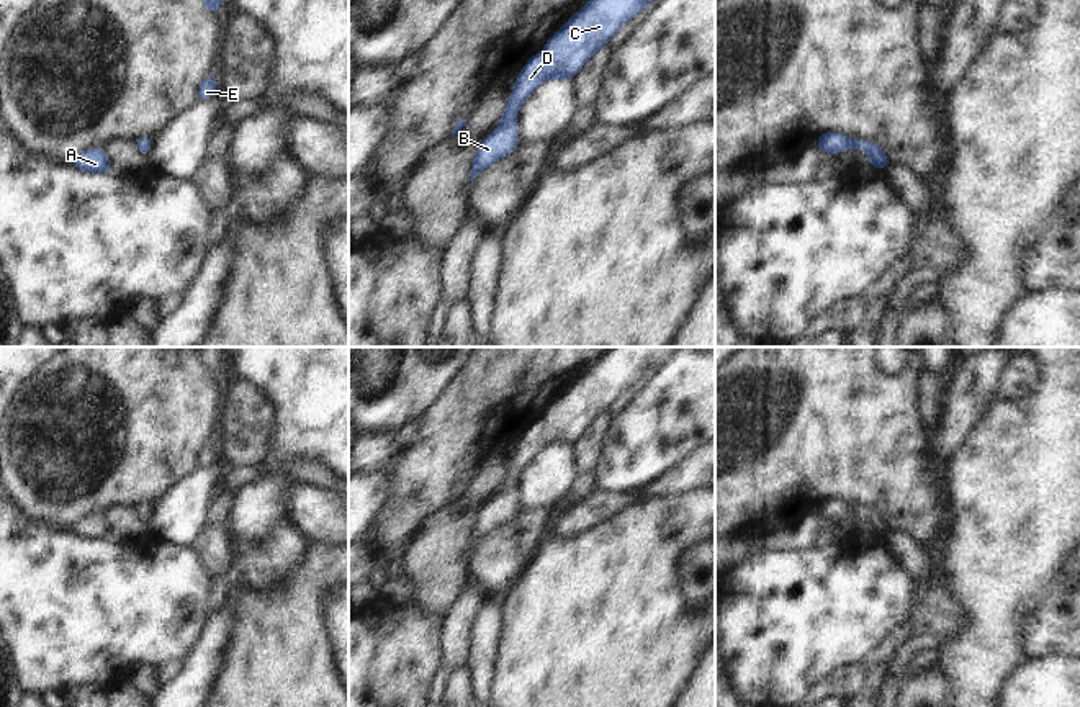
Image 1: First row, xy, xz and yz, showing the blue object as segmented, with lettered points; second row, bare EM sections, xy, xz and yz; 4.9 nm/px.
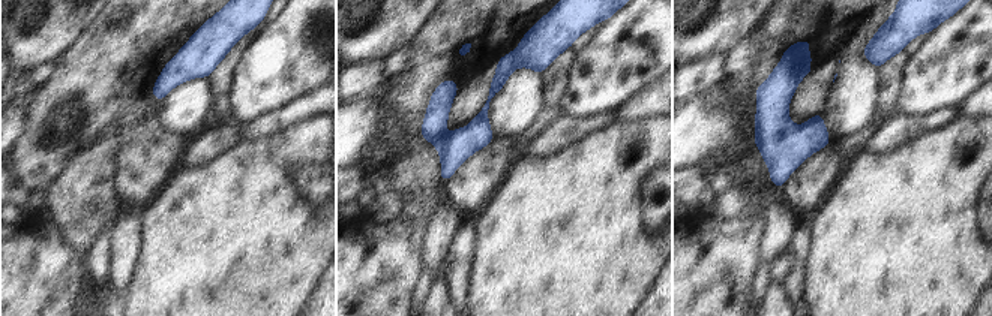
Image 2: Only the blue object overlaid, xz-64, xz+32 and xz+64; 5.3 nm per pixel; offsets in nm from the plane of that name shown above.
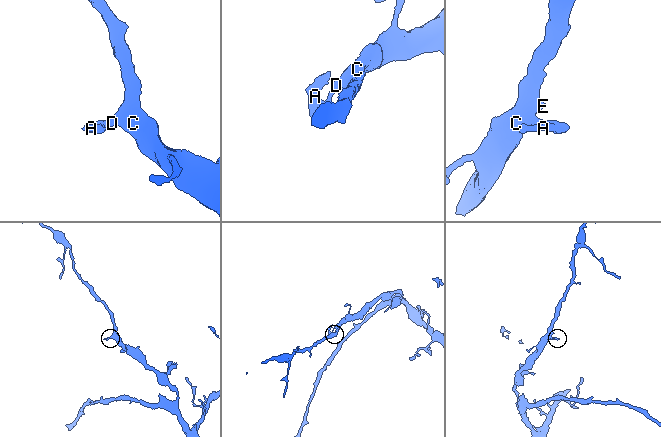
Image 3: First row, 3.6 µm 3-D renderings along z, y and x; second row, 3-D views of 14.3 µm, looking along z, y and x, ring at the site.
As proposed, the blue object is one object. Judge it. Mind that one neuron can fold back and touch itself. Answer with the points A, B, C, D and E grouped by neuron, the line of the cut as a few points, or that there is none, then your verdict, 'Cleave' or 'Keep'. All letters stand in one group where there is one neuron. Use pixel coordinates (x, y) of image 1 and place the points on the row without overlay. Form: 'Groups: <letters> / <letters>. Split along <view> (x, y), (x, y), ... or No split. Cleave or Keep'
Groups: A B C D E. No split. Keep.

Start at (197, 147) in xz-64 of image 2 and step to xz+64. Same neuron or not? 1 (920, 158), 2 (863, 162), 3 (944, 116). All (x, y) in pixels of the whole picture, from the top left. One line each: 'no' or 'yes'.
1: no
2: no
3: yes

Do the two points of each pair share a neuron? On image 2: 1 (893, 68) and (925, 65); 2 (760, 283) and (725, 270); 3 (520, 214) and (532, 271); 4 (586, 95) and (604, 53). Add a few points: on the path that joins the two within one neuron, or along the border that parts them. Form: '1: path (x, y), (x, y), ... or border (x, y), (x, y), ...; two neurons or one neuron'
1: border (910, 56), (902, 69), (902, 86), (895, 101); two neurons
2: border (760, 261), (748, 300); two neurons
3: path (532, 228), (532, 258); one neuron
4: path (596, 84), (604, 74), (604, 63); one neuron

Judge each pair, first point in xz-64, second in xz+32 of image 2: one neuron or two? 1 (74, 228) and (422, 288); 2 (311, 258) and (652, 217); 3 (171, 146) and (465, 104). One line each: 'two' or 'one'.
1: two
2: two
3: two

